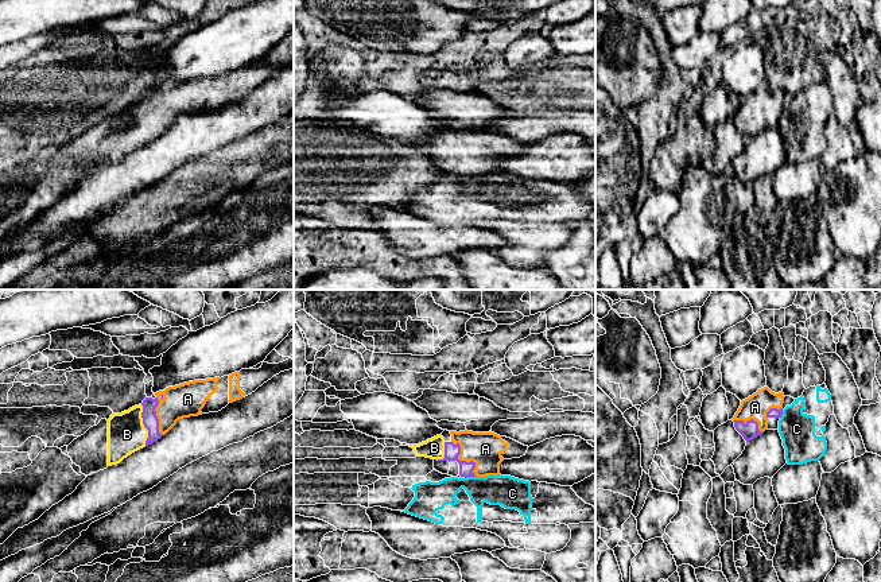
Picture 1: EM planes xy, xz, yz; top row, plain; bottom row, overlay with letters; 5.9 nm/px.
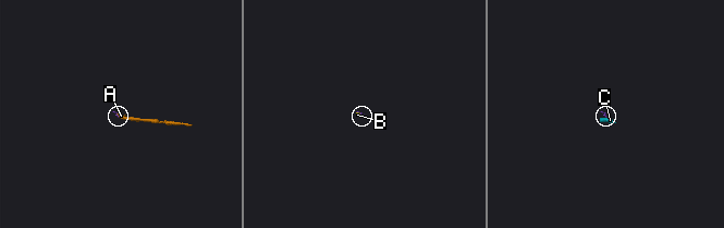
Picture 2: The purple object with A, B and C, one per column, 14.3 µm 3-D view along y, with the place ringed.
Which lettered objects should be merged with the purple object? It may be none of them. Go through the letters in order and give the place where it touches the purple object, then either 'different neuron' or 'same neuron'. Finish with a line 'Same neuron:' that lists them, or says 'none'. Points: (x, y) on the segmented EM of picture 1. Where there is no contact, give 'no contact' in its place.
A: xz (462, 461) | same neuron
B: xy (143, 423) | same neuron
C: xz (470, 476) | different neuron
Same neuron: A, B

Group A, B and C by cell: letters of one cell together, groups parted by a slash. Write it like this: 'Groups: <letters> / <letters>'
Groups: A B / C

